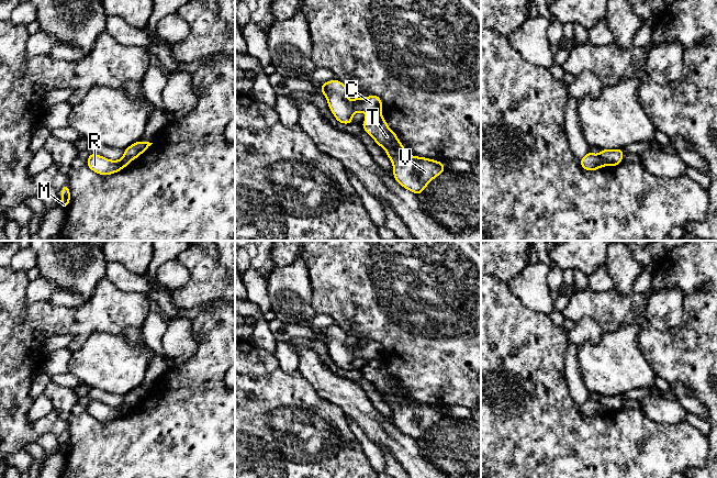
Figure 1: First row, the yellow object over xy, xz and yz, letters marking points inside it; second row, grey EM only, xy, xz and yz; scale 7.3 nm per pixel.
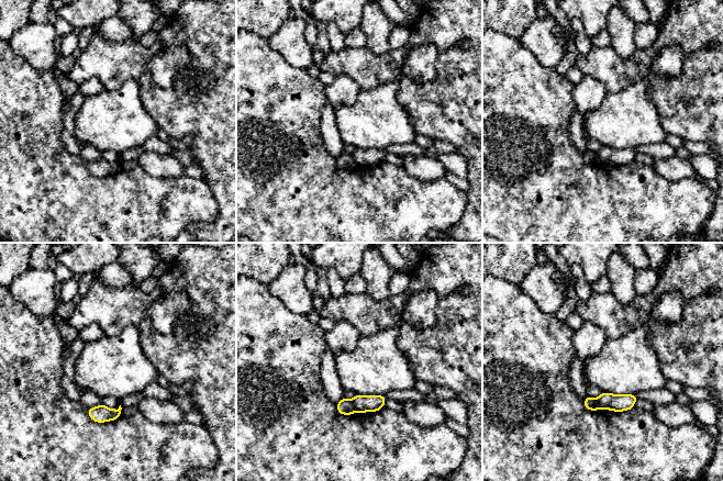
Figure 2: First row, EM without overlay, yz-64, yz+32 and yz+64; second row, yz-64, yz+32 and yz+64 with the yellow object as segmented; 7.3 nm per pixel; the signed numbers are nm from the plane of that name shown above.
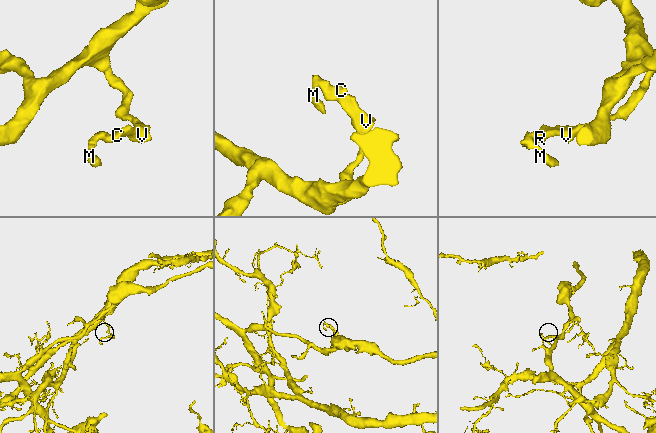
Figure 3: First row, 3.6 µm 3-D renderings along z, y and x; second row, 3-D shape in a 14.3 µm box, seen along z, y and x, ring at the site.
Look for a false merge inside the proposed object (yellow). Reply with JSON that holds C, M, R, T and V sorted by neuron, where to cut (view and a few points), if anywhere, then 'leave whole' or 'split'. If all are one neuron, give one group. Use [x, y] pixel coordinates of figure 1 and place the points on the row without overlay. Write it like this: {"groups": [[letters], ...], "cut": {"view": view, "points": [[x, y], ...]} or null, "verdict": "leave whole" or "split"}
{"groups": [["C", "M", "R"], ["T", "V"]], "cut": {"view": "xz", "points": [[380, 358], [368, 362]]}, "verdict": "split"}

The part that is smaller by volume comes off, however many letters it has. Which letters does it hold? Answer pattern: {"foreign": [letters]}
{"foreign": ["C", "M", "R"]}

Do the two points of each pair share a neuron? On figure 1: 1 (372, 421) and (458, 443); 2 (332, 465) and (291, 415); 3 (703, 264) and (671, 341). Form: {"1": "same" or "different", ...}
{"1": "different", "2": "same", "3": "same"}

